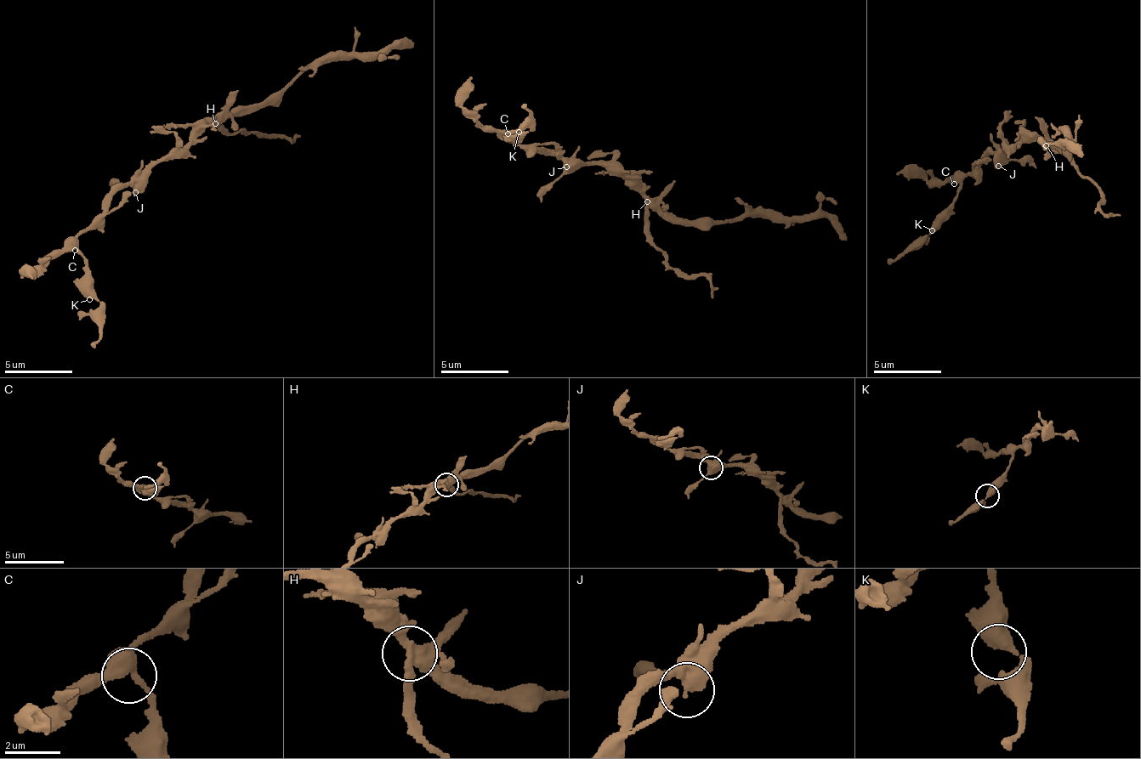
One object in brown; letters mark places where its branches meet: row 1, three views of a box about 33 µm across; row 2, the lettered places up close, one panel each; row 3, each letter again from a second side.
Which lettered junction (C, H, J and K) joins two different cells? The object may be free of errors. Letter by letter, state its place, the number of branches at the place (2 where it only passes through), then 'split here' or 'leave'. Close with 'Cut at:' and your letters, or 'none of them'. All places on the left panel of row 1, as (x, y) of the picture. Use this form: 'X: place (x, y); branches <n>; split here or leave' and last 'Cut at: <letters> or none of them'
C: place (75, 250); branches 3; leave
H: place (215, 123); branches 3; split here
J: place (135, 192); branches 3; leave
K: place (89, 299); branches 2; leave
Cut at: H

